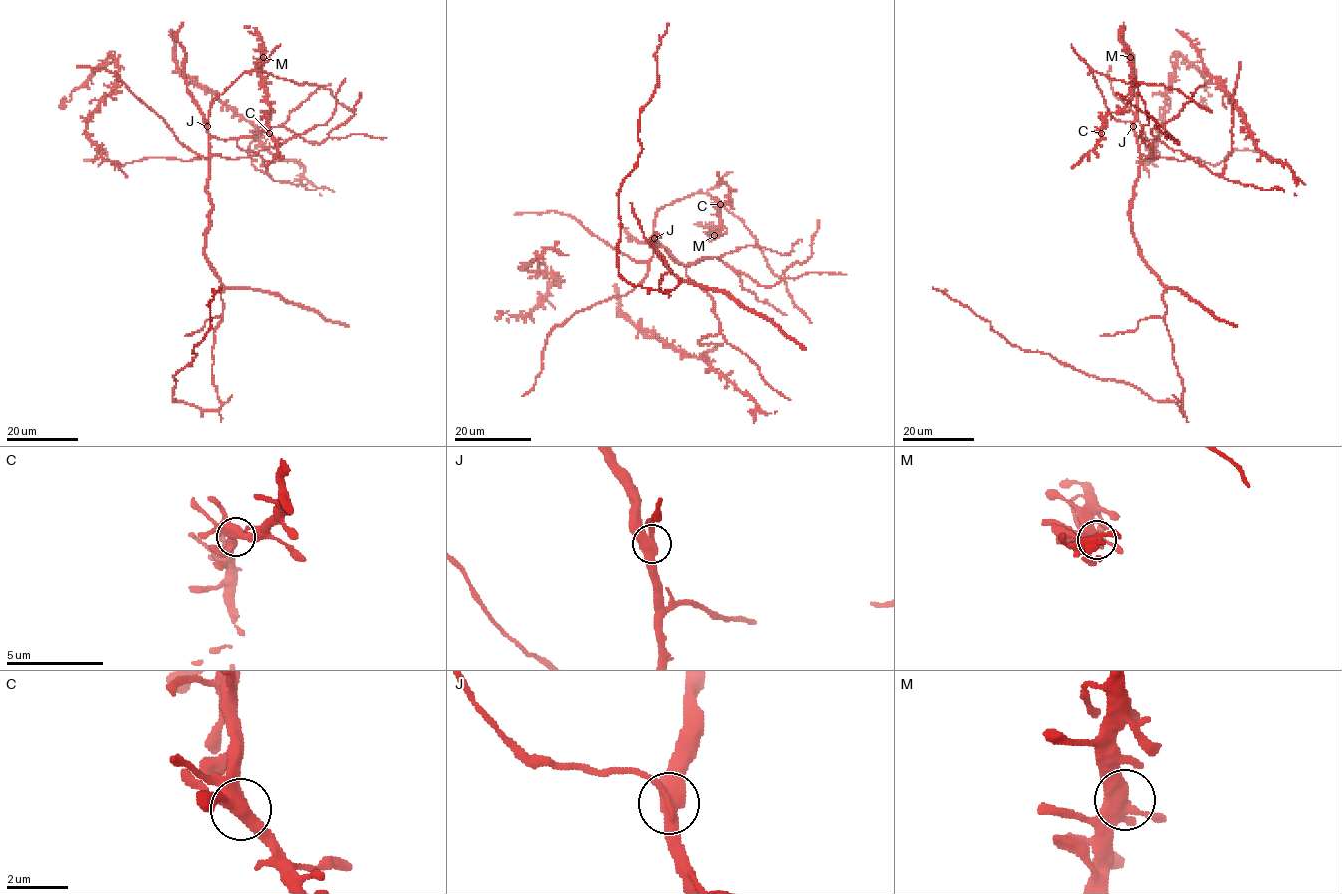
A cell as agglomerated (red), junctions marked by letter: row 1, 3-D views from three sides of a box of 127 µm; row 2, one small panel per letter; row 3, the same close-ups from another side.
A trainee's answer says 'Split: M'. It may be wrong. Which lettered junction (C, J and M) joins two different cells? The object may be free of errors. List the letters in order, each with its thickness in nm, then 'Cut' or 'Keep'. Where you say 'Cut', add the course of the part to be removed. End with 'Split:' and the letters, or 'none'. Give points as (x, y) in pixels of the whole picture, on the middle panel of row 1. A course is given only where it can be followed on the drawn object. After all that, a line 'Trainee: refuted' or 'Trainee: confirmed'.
C: Thickness 400 nm. Keep
J: Thickness 400 nm. Keep
M: Thickness 440 nm. Keep
Split: none
Trainee: refuted

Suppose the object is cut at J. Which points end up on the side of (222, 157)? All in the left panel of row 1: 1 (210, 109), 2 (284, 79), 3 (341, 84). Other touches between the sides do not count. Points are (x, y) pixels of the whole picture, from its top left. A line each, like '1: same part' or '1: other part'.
1: other part
2: other part
3: same part

